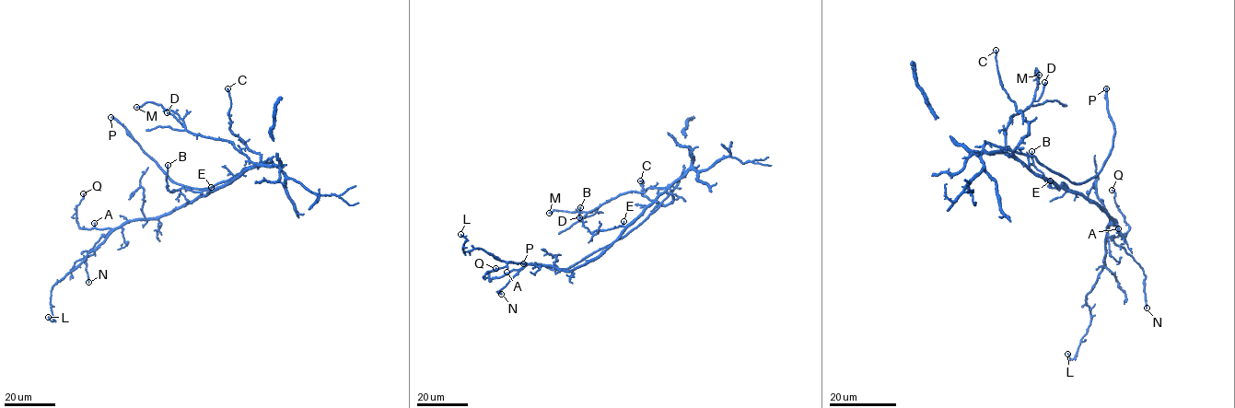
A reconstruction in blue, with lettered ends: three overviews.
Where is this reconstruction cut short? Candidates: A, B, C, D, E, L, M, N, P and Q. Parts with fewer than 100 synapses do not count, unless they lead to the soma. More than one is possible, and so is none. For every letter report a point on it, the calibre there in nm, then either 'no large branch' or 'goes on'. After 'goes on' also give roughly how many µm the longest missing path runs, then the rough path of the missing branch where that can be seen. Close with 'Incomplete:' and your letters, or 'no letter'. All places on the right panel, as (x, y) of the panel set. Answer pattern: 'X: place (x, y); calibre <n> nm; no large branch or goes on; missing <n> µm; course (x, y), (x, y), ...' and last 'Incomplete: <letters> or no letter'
A: place (1118, 228); calibre 120 nm; no large branch
B: place (1031, 151); calibre 160 nm; no large branch
C: place (996, 50); calibre 280 nm; no large branch
D: place (1044, 82); calibre 200 nm; no large branch
E: place (1050, 180); calibre 110 nm; no large branch
L: place (1067, 354); calibre 100 nm; no large branch
M: place (1039, 75); calibre 190 nm; no large branch
N: place (1147, 308); calibre 180 nm; no large branch
P: place (1106, 88); calibre 240 nm; goes on; missing 20 µm
Q: place (1112, 190); calibre 120 nm; no large branch
Incomplete: P

